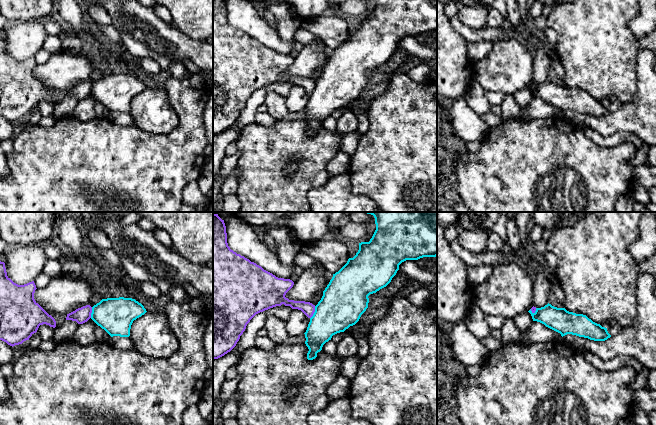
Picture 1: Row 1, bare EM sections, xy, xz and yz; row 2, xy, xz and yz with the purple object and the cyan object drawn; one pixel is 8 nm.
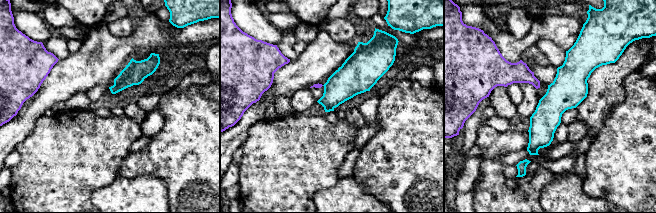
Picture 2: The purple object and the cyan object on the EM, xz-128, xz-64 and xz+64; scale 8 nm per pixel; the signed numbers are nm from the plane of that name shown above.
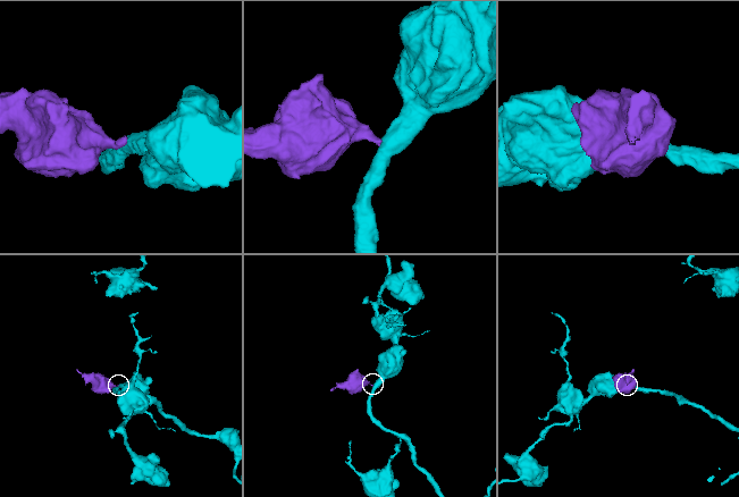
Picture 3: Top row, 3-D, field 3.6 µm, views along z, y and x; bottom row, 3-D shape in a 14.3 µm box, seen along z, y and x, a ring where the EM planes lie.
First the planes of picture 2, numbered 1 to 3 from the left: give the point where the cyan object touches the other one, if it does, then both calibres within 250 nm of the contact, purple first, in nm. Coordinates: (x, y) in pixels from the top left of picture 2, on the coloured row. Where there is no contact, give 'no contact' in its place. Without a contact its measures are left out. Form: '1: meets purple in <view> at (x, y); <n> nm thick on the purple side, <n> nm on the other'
1: no contact
2: no contact
3: no contact

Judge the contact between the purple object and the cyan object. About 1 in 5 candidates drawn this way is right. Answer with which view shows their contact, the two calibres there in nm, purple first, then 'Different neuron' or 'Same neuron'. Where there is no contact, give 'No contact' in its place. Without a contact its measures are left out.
Touches purple in xz. Thickness 100 nm (purple) against 360 nm. Different neuron

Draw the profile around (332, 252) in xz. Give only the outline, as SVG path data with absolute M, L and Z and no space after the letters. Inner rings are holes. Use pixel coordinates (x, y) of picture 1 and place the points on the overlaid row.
M325 237L311 244L303 244L302 252L323 264L332 274L338 272L348 261L348 246L338 237Z

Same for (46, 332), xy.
M43 324L39 326L37 333L41 337L42 341L53 340L54 328Z

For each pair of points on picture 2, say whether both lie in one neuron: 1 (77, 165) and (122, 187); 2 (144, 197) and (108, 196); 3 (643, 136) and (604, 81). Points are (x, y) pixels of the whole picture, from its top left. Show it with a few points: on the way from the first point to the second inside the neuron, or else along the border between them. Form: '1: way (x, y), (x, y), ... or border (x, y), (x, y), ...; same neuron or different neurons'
1: border (118, 174), (109, 184), (99, 187), (91, 193); different neurons
2: way (135, 197), (117, 197); same neuron
3: border (624, 79), (625, 97), (612, 107), (605, 121); different neurons

